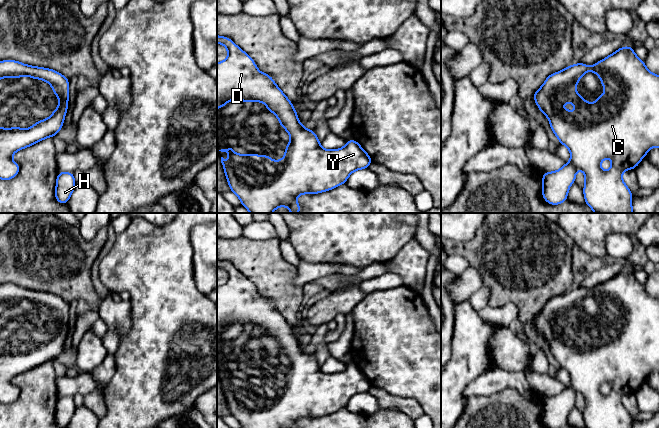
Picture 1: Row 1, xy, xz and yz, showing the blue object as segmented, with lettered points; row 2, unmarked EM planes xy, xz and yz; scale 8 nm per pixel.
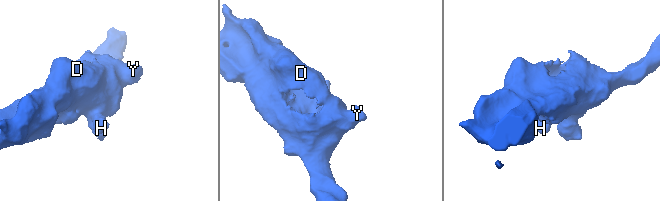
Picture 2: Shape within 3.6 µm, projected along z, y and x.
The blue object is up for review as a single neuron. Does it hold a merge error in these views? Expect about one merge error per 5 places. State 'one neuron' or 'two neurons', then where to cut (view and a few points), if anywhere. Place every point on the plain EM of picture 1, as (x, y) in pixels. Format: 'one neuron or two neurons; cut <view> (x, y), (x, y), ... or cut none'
one neuron; cut none

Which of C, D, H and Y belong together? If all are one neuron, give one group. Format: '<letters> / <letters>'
C D H Y

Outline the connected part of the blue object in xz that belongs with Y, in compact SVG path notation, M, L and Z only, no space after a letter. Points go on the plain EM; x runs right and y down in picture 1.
M217 259L217 267L228 274L228 281L217 287L217 334L232 324L250 324L264 326L268 335L274 337L280 350L291 361L285 372L285 380L274 385L265 380L250 377L240 379L232 372L221 373L232 385L221 381L221 387L230 411L241 425L241 428L298 428L296 422L301 418L317 418L329 415L345 408L350 398L356 394L368 392L371 381L354 363L346 365L341 373L327 374L321 371L313 354L306 353L298 344L298 338L290 324L275 308L273 302L258 294L254 284L239 272L229 261Z

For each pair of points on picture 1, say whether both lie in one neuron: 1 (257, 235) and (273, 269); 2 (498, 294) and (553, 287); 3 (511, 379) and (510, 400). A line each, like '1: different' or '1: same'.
1: different
2: same
3: different

